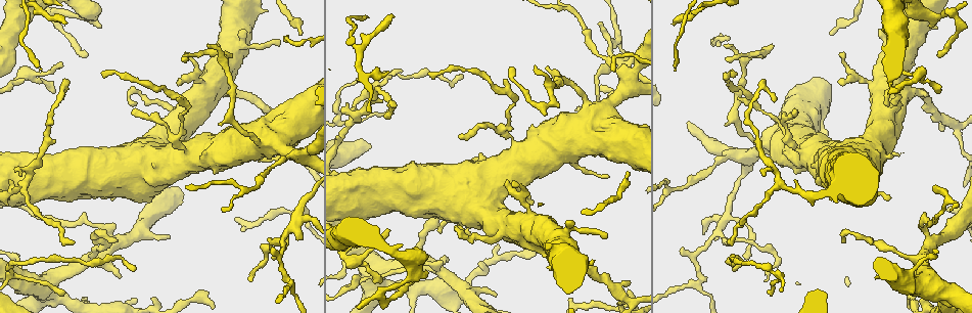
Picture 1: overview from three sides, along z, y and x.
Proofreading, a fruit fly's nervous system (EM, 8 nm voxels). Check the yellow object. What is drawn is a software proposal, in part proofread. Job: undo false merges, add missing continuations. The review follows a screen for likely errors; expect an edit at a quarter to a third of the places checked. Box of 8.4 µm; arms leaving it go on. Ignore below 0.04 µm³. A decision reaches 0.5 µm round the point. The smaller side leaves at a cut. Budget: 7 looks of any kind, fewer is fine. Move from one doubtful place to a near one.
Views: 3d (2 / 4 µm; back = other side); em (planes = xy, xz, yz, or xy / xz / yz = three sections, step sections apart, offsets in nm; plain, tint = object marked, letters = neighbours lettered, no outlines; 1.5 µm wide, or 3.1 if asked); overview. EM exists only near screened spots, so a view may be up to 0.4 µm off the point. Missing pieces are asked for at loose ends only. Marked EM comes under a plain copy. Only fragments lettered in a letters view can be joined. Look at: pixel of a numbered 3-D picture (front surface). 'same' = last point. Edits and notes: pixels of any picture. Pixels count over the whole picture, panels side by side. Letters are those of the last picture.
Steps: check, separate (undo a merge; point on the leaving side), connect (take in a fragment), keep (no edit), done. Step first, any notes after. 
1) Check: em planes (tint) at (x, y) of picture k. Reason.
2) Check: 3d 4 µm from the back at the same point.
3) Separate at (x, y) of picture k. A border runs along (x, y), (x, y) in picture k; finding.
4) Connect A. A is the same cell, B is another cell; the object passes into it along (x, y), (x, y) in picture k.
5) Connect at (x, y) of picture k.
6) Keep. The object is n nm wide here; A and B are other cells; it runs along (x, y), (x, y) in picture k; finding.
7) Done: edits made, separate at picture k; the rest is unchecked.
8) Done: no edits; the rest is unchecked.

Check: 3d 4 µm at (436, 230) of picture 1.

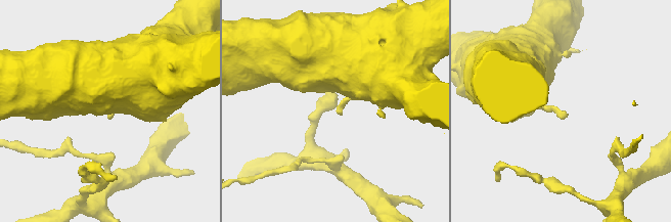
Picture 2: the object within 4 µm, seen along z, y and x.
Check: em planes (tint) at (109, 115) of picture 2. Now the EM.

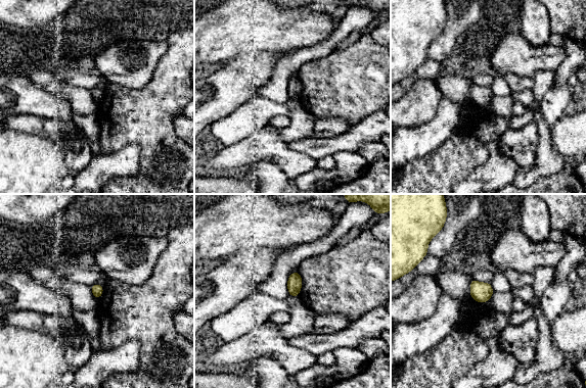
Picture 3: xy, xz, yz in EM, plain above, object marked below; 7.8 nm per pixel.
Check: em planes (letters) at the same point. See the neighbours.

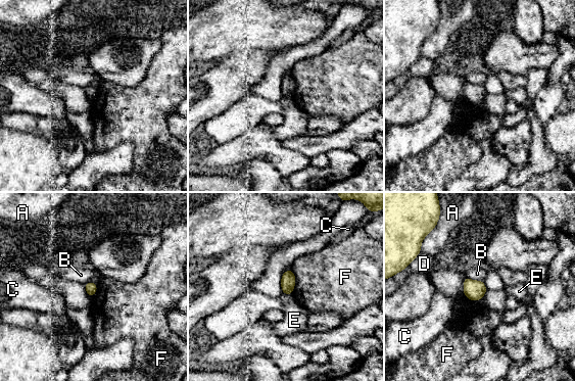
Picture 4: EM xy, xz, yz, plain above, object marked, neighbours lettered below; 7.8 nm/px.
Keep. A, B, C, D, E and F are other cells; a border runs along (290, 269), (295, 279), (292, 294) in picture 4; no lettered fragment goes on from it.

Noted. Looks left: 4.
Check: 3d 4 µm at (291, 282) of picture 1. Arms part here.

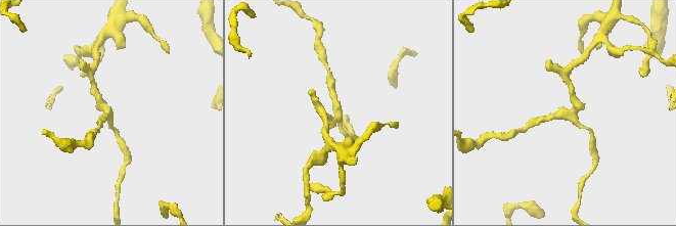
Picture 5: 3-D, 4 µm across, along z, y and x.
Check: em planes (letters) at (337, 116) of picture 5. Now the EM.

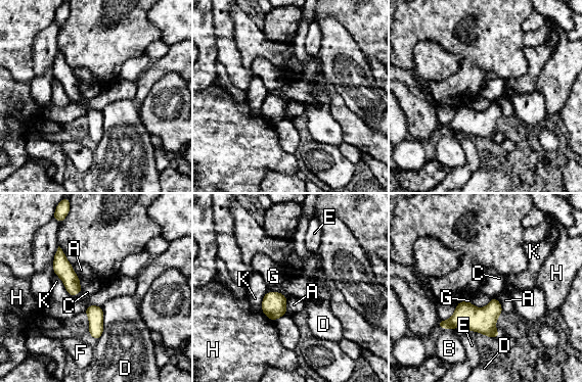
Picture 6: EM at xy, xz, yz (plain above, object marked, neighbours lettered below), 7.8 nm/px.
Keep. The longest contact is with D, 280 nm; A, B, C, D, E, F, G, H and K are other cells; all the same neuron.

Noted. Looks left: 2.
Check: em xz step 4 (letters) at (899, 154) of picture 1. An open end.

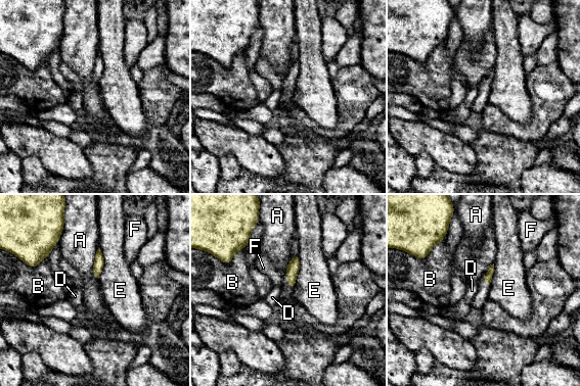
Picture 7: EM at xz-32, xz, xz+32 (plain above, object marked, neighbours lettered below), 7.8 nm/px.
Check: em planes (letters) at the same point. Another direction.

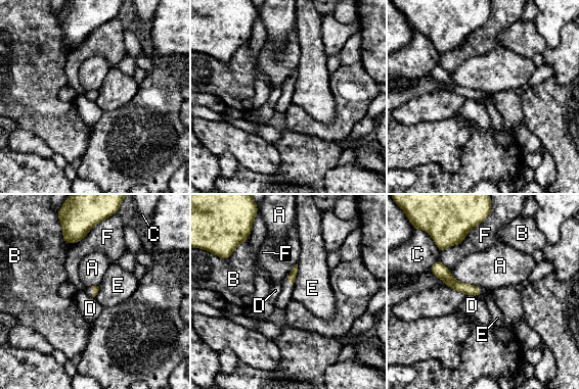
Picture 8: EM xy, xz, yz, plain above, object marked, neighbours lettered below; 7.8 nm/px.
Keep. A, B, C, D, E and F are other cells; a border runs along (298, 263), (298, 272), (293, 288) in picture 8; none of them fits.

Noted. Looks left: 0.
Done: no edits; the rest is unchecked.

